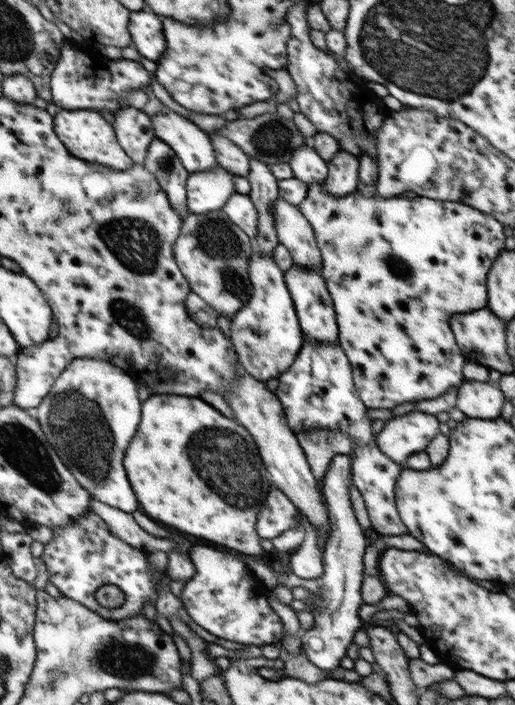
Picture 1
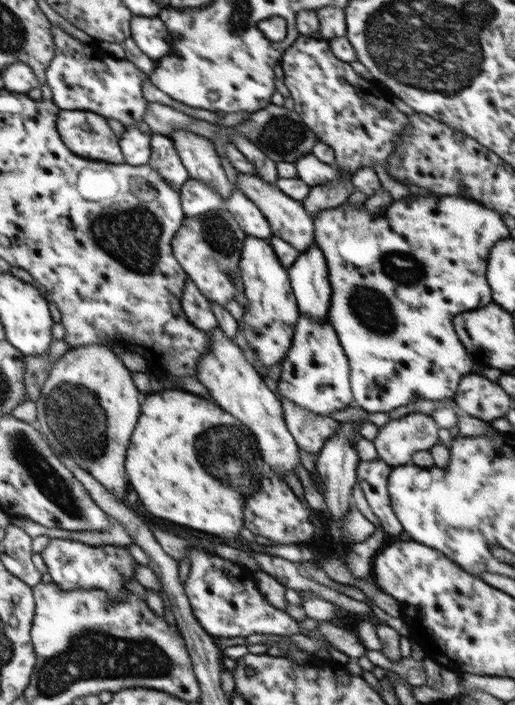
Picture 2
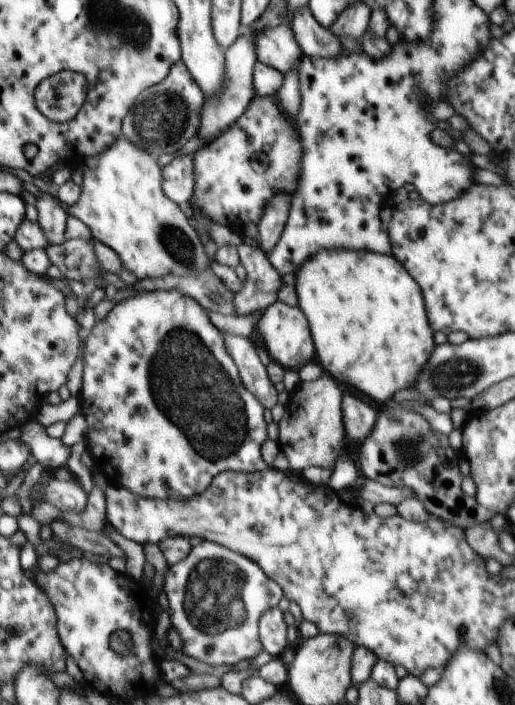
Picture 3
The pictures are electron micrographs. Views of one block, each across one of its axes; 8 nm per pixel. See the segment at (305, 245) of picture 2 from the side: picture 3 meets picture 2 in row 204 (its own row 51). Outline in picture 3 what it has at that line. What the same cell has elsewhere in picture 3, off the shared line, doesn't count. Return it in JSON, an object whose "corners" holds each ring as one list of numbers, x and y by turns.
{"corners":[[286,24,259,32,255,37,255,51,261,63,275,68,283,76,304,56,292,27]]}

